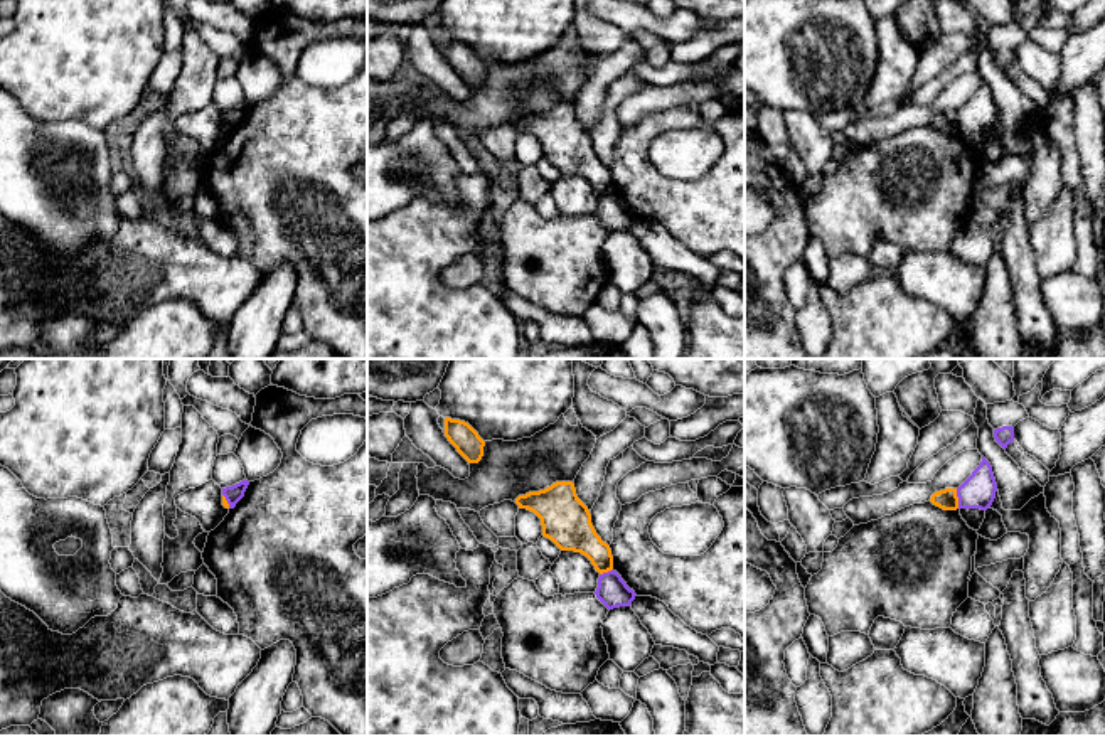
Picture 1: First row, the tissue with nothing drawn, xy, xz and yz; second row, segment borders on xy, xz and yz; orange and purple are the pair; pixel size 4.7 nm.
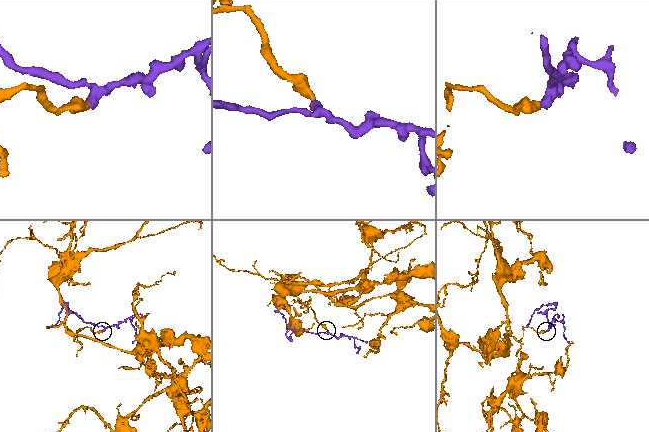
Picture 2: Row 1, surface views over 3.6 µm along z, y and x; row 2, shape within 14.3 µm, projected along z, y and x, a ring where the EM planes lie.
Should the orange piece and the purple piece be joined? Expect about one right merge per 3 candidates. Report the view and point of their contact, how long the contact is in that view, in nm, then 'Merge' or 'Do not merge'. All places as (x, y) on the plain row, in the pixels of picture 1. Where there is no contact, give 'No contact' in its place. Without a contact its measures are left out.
Touches orange at yz (957, 122). Shared border 100 nm. Do not merge

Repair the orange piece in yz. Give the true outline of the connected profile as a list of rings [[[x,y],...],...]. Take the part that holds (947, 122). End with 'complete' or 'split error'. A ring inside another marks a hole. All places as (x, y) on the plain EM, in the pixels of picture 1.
[[[945,111],[935,115],[930,125],[943,133],[957,133],[958,131],[957,111]]] | complete

